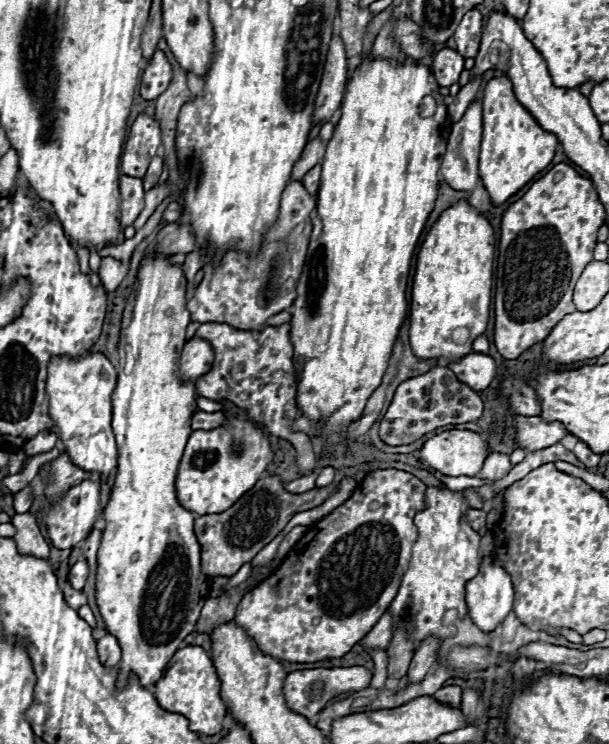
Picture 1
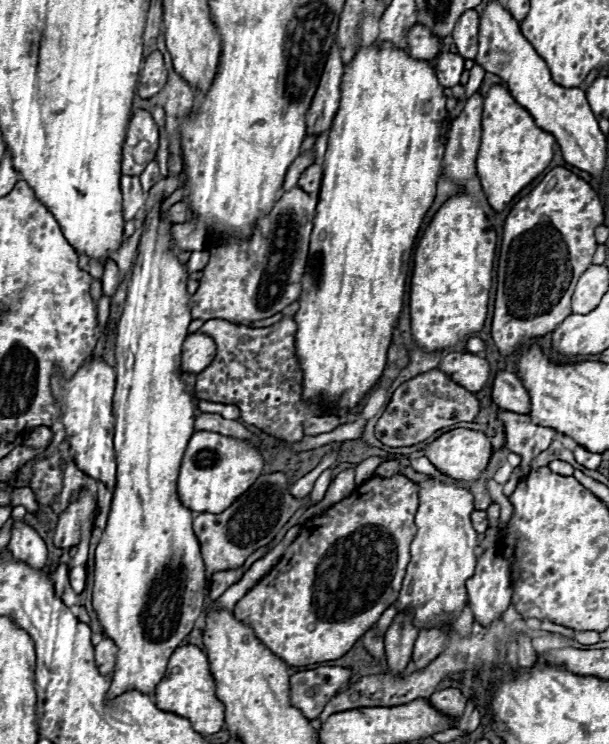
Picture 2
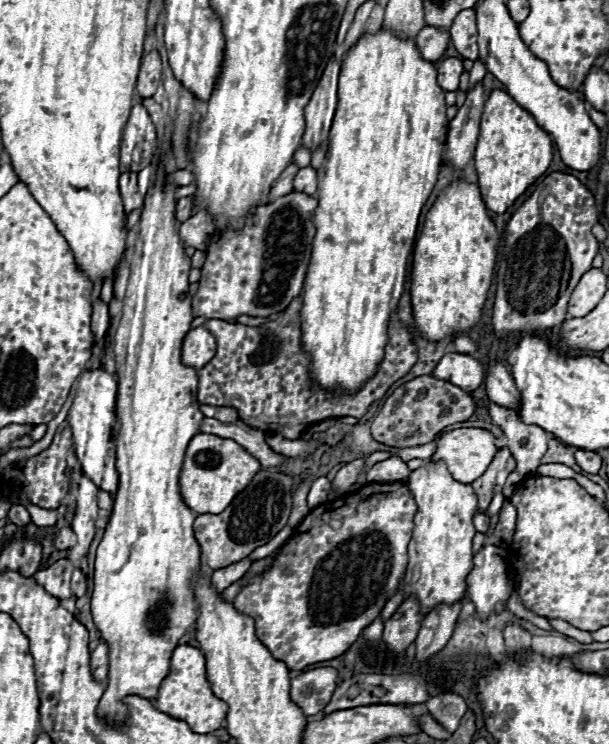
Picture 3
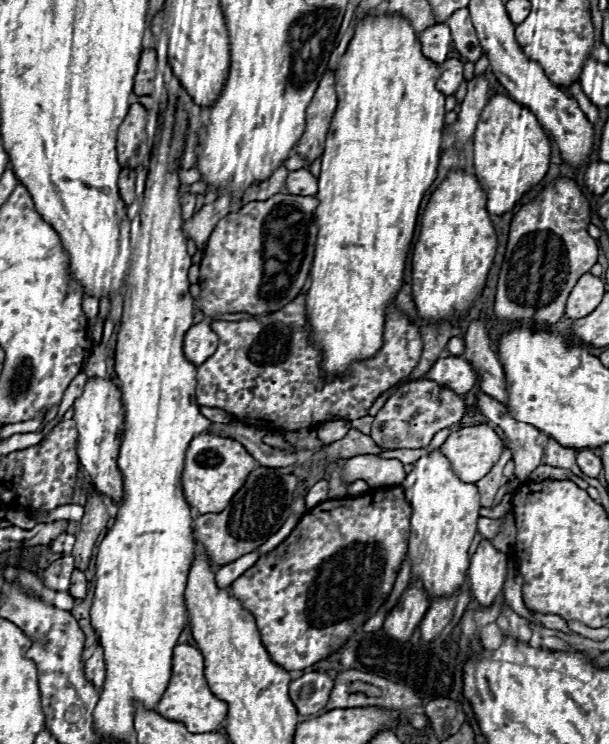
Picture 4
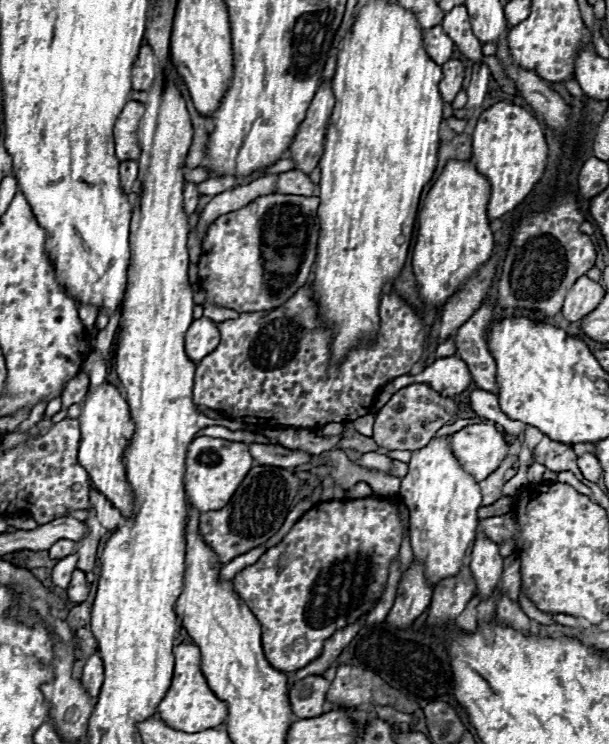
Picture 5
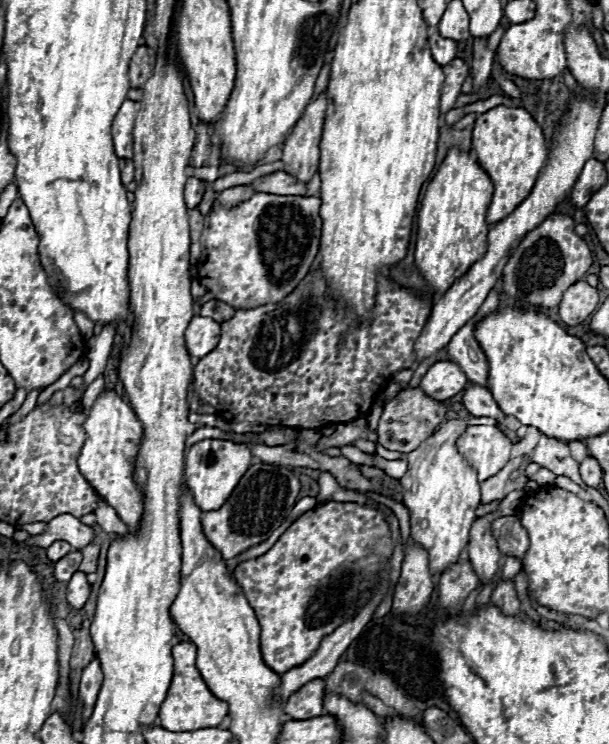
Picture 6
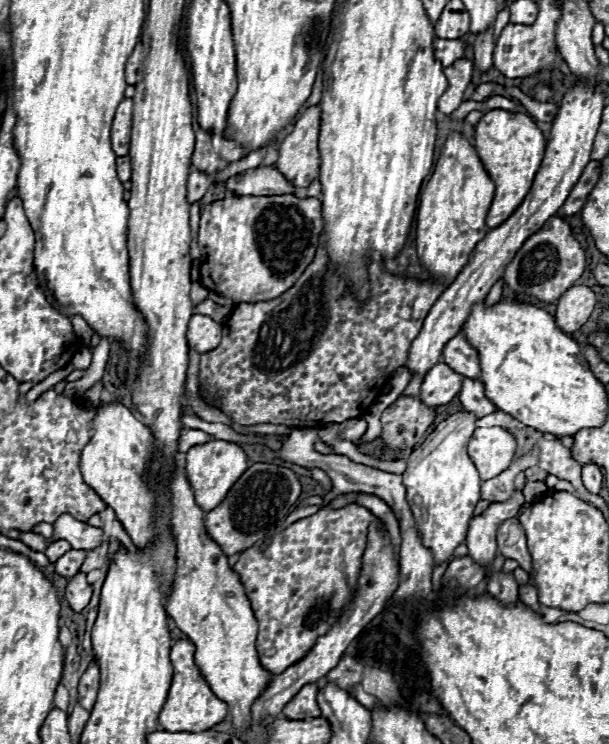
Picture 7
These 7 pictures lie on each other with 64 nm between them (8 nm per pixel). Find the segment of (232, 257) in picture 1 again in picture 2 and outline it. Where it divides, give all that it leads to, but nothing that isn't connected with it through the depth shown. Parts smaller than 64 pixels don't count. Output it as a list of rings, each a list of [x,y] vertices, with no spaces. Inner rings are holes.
[[[294,186],[284,192],[272,212],[258,220],[254,234],[248,242],[224,240],[224,244],[210,250],[210,262],[206,274],[200,280],[200,288],[190,298],[190,310],[194,320],[226,320],[232,324],[252,324],[256,320],[282,312],[288,304],[300,296],[300,278],[308,258],[310,220],[316,208],[316,200]]]

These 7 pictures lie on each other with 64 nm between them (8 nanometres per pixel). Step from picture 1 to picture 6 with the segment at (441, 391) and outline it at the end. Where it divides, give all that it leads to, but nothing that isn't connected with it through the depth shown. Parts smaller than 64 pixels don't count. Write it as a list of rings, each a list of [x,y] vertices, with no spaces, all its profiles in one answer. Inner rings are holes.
[[[404,388],[382,410],[376,428],[378,444],[396,452],[412,452],[416,450],[416,446],[426,442],[436,432],[440,422],[446,420],[446,412],[448,412],[448,402],[436,402],[434,398],[428,398],[428,394],[424,394],[422,388]]]

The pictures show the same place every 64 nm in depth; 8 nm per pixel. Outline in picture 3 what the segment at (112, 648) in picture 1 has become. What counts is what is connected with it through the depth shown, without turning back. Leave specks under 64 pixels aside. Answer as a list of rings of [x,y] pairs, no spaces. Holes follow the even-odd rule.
[[[100,642],[98,646],[96,646],[96,650],[92,652],[92,656],[90,656],[90,666],[92,666],[92,674],[94,674],[94,678],[96,680],[100,680],[100,682],[104,682],[106,678],[108,678],[108,644],[106,642]]]

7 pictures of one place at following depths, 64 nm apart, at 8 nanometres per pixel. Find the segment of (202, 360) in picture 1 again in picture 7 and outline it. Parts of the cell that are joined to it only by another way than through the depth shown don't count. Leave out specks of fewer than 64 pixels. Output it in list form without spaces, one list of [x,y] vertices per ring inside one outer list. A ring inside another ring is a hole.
[[[194,314],[190,318],[186,338],[190,348],[194,348],[198,354],[214,350],[220,344],[220,336],[222,336],[222,324],[202,314]]]

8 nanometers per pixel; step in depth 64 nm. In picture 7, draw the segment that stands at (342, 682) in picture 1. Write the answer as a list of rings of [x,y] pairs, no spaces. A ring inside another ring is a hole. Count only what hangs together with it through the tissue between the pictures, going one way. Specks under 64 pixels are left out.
[[[316,682],[304,686],[304,688],[284,706],[282,714],[284,714],[288,720],[318,718],[318,716],[320,716],[320,708],[318,708],[318,702],[316,702],[318,690],[320,690],[320,686],[318,686]]]

